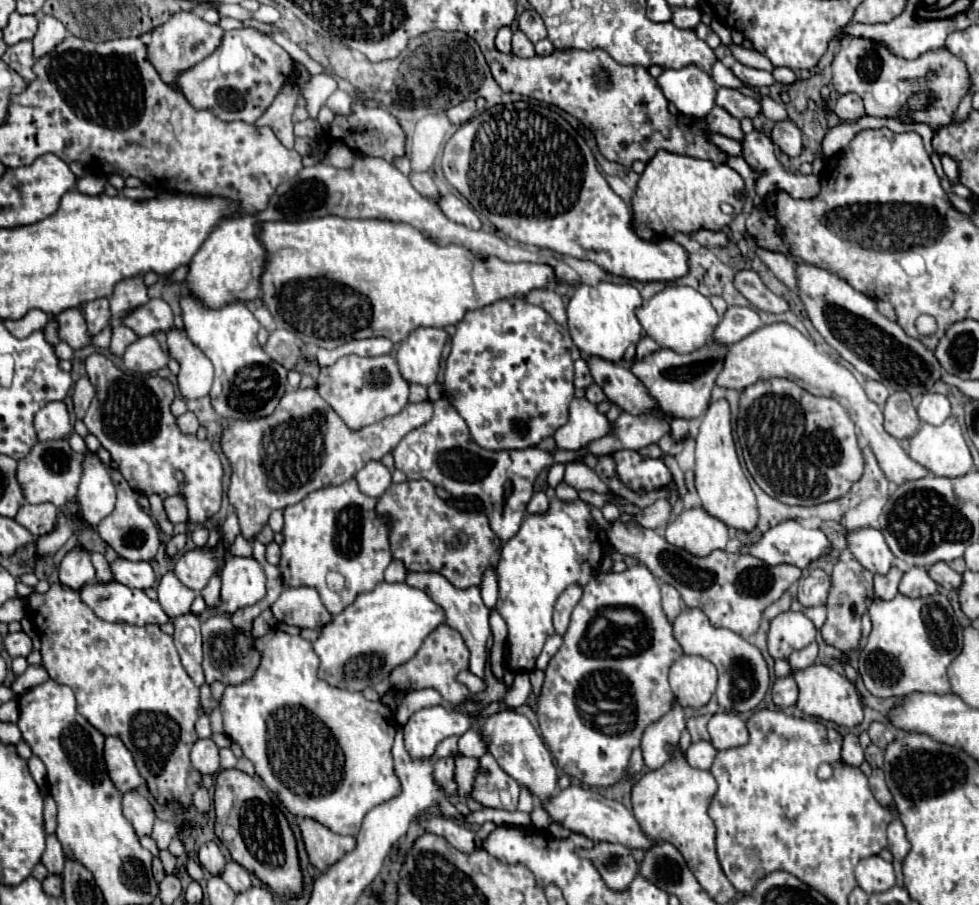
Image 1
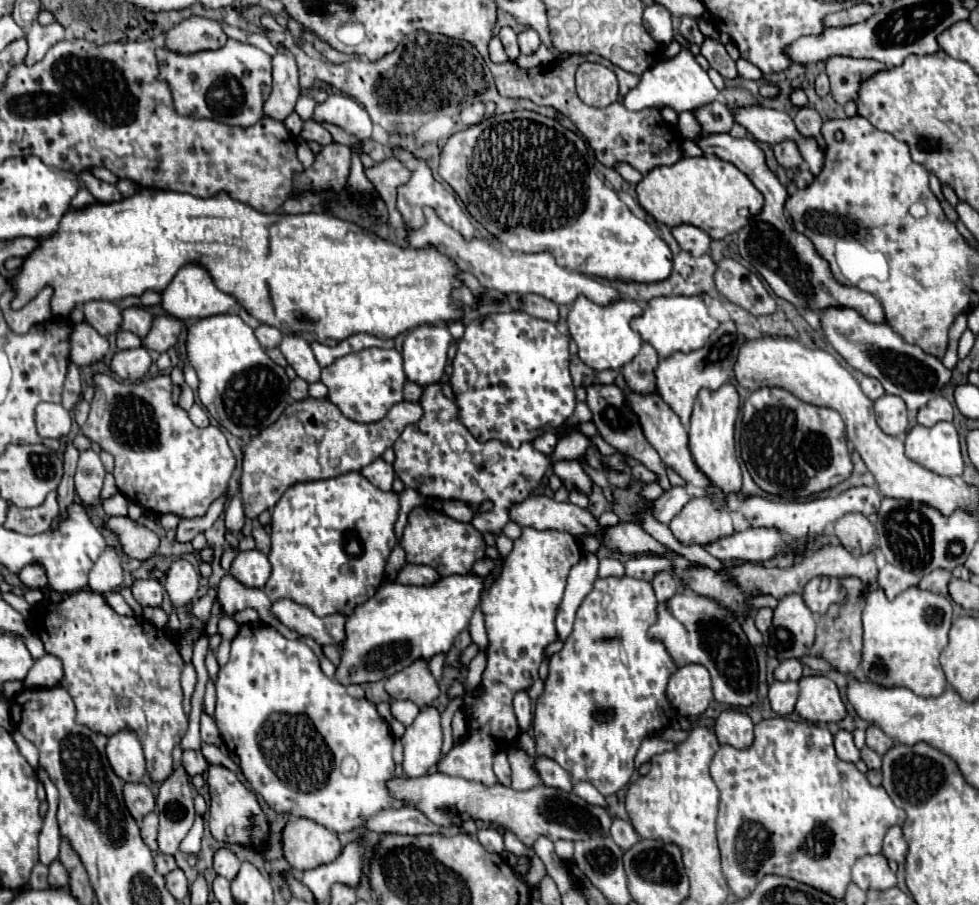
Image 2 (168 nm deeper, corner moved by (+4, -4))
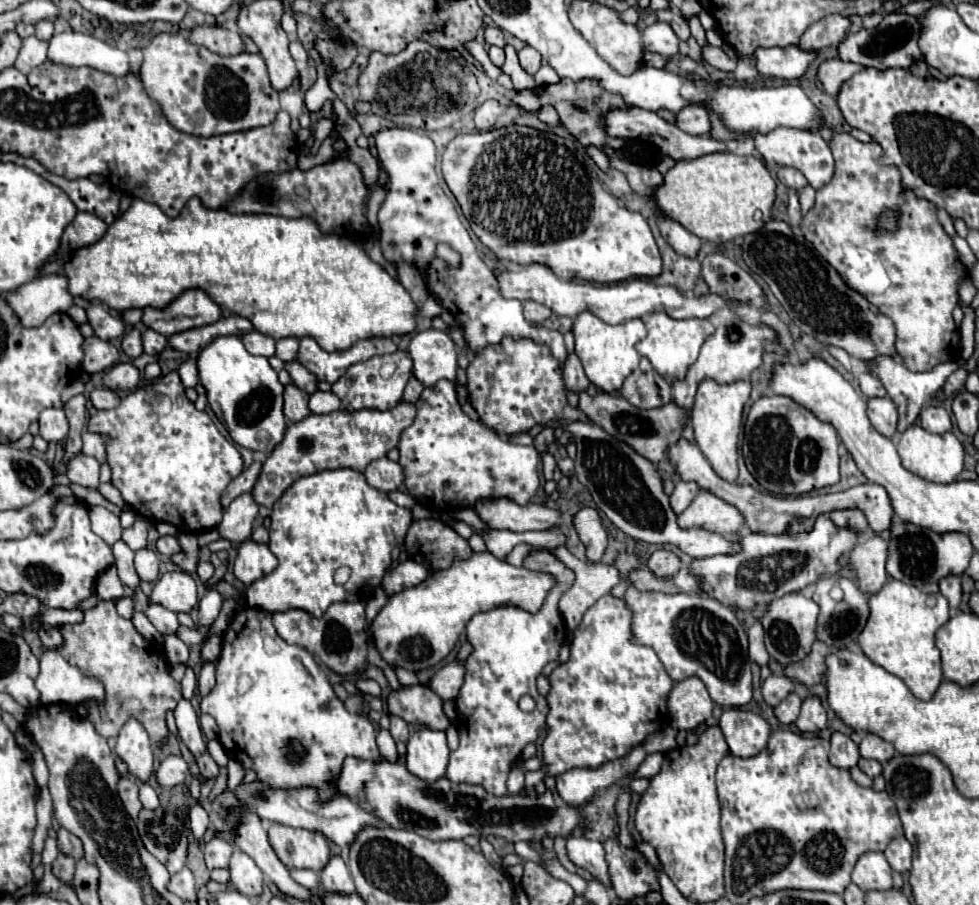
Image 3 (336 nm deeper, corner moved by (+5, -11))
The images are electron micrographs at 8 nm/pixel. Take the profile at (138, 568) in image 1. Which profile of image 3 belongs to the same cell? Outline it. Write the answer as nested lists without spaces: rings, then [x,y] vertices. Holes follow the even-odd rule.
[[[149,600],[149,604],[147,604],[147,608],[145,608],[145,616],[151,620],[151,624],[153,624],[161,634],[175,634],[177,626],[179,626],[177,616],[175,616],[171,610],[167,610],[165,606],[161,606],[161,604],[157,604],[157,602],[151,602],[151,600]]]

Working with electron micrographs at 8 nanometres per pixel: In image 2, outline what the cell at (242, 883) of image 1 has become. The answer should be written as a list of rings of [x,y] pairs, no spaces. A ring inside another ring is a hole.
[[[222,847],[214,853],[214,871],[222,877],[226,877],[228,881],[232,881],[236,877],[240,869],[240,861],[236,857],[236,853],[230,847]]]

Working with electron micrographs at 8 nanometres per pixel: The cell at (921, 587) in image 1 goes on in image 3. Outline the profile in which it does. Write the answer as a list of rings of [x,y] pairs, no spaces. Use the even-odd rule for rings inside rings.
[[[945,576],[939,580],[939,592],[949,600],[953,610],[961,604],[961,576]]]

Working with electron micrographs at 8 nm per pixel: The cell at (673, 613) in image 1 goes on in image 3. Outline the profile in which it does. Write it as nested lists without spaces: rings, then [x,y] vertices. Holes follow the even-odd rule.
[[[655,550],[651,554],[647,566],[659,580],[667,580],[667,578],[673,578],[683,564],[681,564],[681,560],[679,560],[679,556],[675,552]]]

